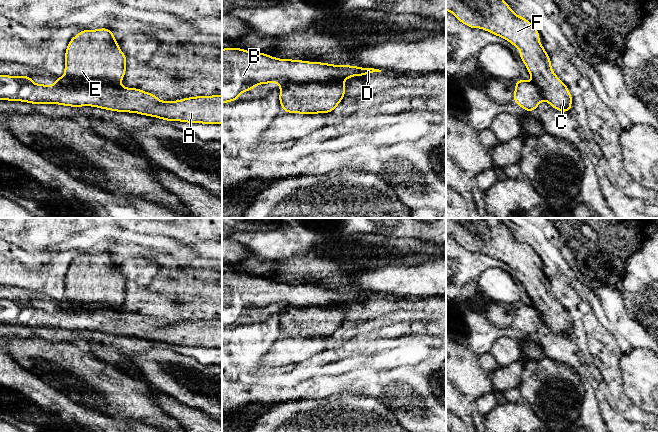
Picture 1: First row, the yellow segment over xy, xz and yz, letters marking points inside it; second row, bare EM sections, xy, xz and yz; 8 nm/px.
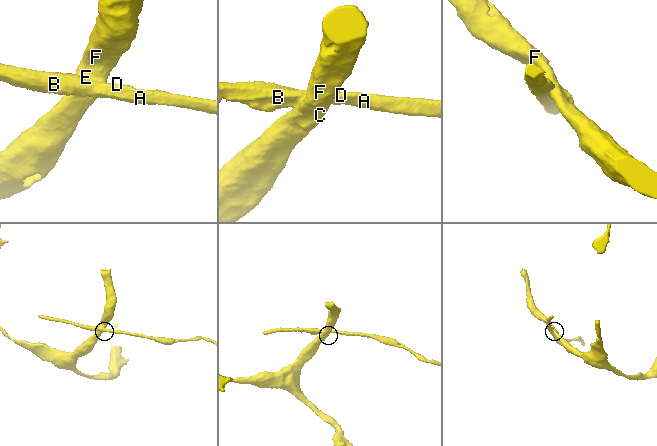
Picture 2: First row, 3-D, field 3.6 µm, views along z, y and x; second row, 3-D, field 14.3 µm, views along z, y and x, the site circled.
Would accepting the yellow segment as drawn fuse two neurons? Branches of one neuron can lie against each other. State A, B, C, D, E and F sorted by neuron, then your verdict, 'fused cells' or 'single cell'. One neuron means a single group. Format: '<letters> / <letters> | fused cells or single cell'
A B D / C E F | fused cells

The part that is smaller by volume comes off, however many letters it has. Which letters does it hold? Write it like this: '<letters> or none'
A, B, D

